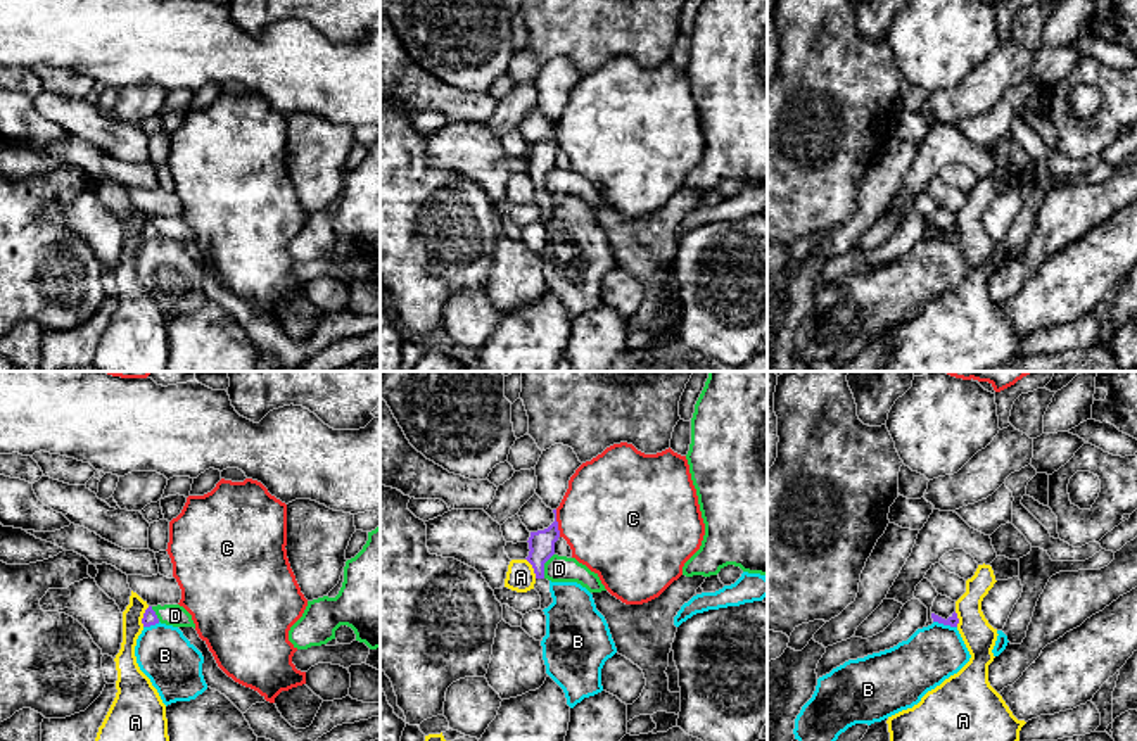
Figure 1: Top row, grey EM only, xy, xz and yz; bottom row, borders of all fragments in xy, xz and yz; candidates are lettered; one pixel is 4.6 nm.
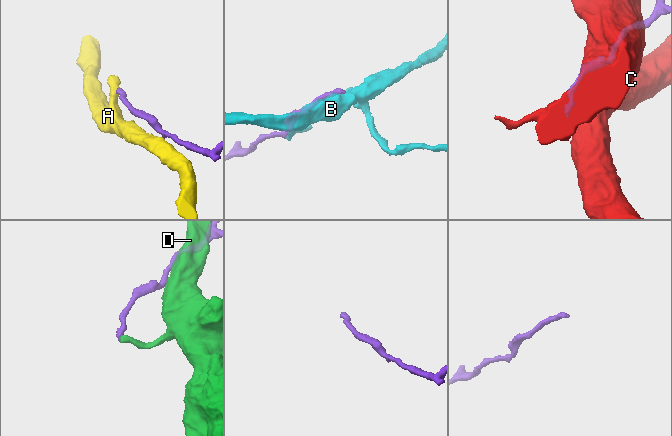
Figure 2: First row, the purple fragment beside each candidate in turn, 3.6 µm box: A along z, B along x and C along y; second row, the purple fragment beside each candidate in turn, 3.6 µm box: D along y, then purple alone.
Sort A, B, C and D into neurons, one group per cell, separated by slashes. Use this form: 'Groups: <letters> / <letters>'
Groups: A / B / C / D

